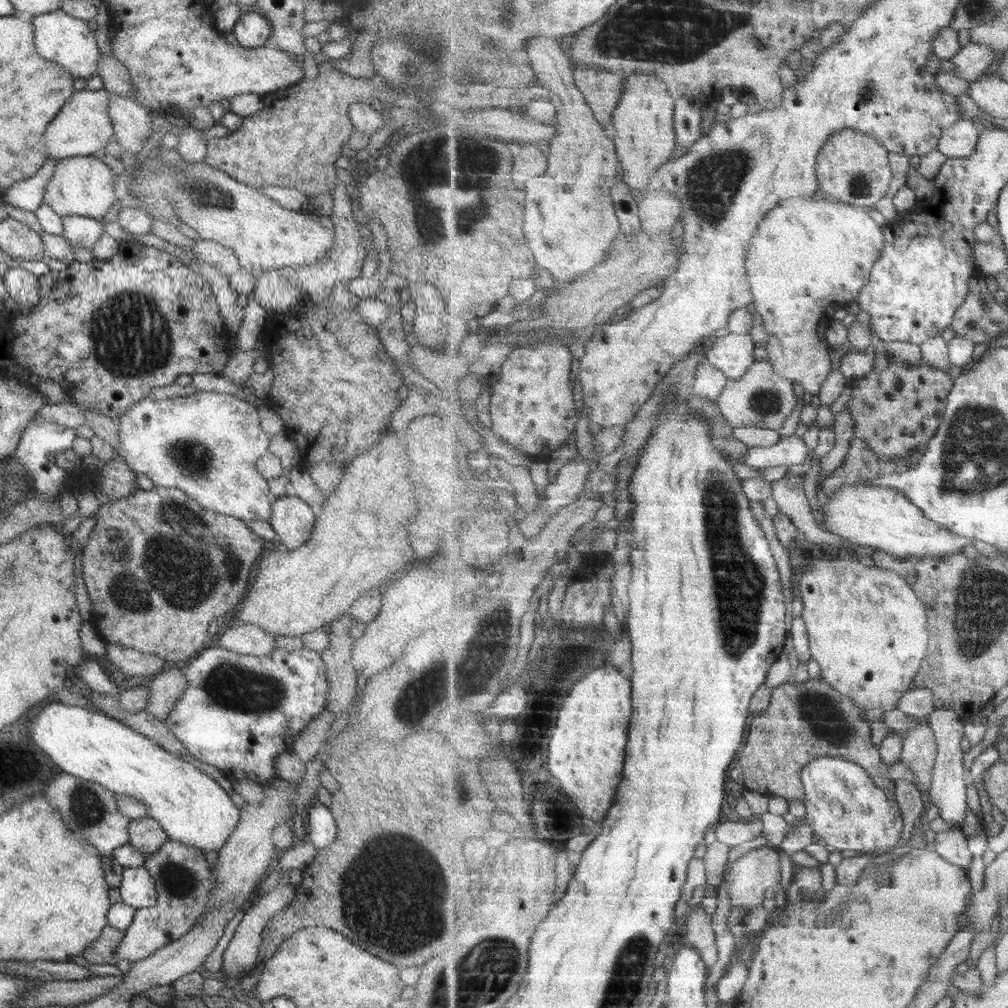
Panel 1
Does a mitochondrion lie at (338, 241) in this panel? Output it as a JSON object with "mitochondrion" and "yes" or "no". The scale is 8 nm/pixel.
{"mitochondrion":"no"}

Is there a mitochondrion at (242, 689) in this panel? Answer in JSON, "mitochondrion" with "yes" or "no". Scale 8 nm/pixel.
{"mitochondrion":"yes"}

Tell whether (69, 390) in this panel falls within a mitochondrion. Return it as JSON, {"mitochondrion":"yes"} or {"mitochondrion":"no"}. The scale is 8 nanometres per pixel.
{"mitochondrion":"no"}

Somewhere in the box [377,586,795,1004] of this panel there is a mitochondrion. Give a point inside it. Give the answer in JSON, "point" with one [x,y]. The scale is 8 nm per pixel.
{"point":[497,961]}

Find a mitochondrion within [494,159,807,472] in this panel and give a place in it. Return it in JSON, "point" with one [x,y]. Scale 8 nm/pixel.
{"point":[764,403]}

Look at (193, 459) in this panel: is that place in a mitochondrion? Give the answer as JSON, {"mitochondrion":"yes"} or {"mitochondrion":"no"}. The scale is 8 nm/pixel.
{"mitochondrion":"yes"}

